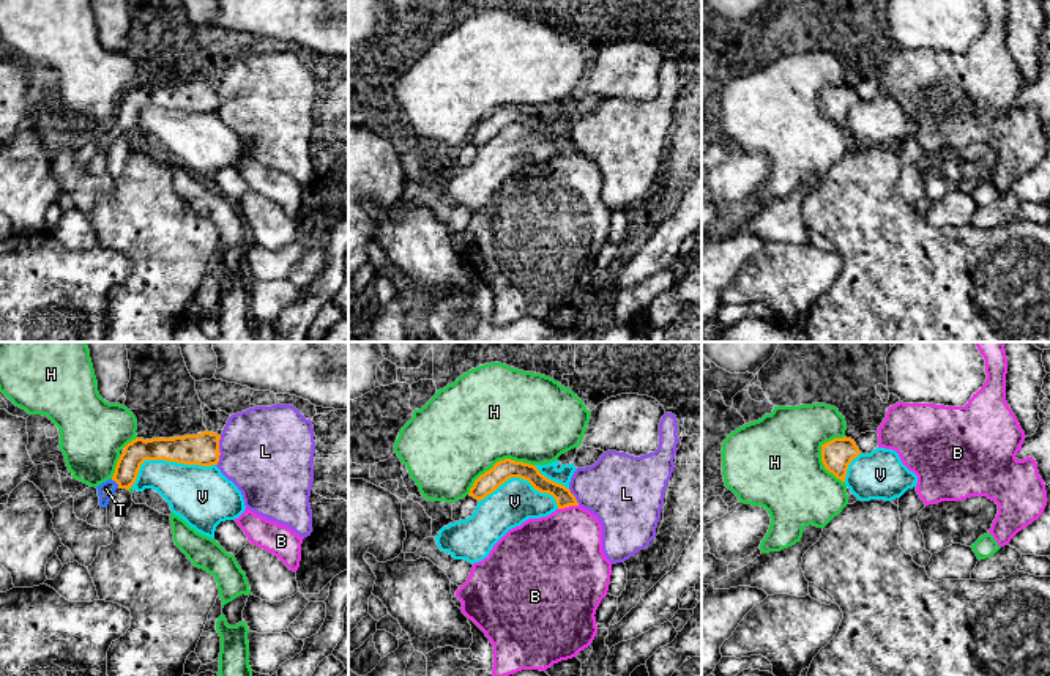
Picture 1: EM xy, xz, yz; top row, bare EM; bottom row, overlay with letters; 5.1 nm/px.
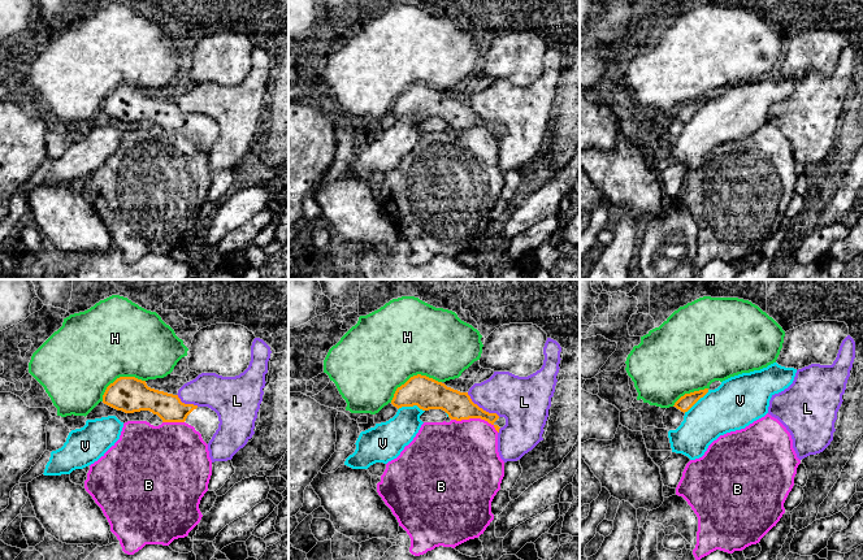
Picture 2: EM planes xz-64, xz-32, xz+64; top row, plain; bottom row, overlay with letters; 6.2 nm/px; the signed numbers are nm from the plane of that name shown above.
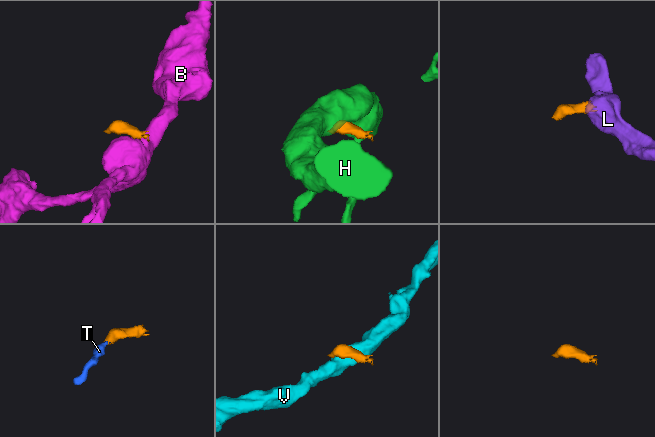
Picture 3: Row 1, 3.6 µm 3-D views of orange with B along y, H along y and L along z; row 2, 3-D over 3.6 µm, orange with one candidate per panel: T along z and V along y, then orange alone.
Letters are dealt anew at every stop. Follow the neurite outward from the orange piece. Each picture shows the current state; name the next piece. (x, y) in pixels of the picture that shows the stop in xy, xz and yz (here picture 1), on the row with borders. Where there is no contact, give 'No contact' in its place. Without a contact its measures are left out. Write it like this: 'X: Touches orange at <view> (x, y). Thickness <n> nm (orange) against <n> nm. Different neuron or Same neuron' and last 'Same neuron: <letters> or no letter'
B: Touches orange at xz (568, 506). Thickness 90 nm (orange) against 420 nm. Different neuron
H: Touches orange at xz (497, 462). Thickness 110 nm (orange) against 480 nm. Different neuron
L: Touches orange at xy (218, 451). Thickness 160 nm (orange) against 460 nm. Different neuron
T: Touches orange at xy (115, 481). Thickness 120 nm (orange) against 80 nm. Same neuron
V: Touches orange at xy (166, 460). Thickness 160 nm (orange) against 300 nm. Different neuron
Same neuron: T

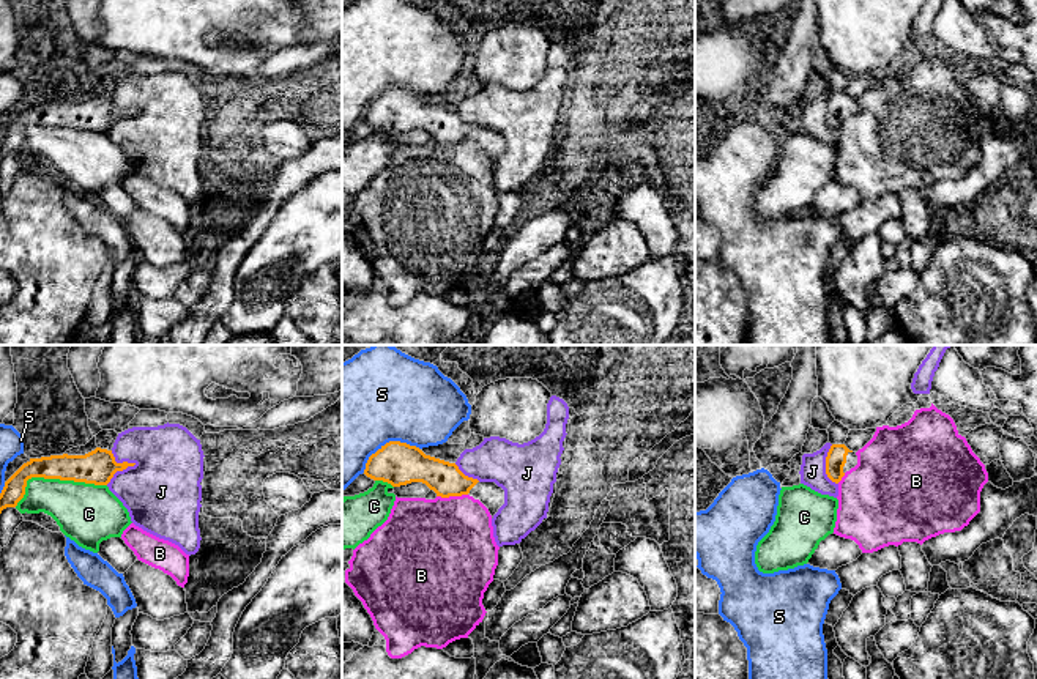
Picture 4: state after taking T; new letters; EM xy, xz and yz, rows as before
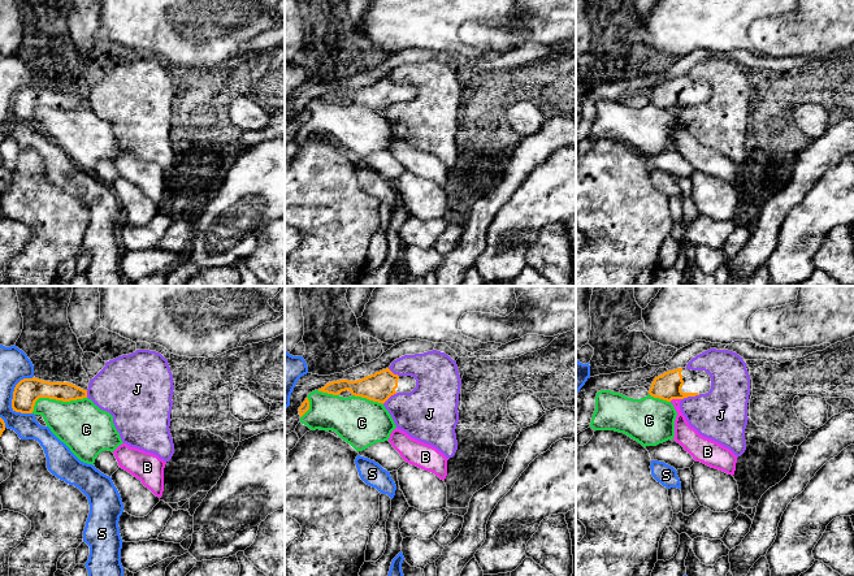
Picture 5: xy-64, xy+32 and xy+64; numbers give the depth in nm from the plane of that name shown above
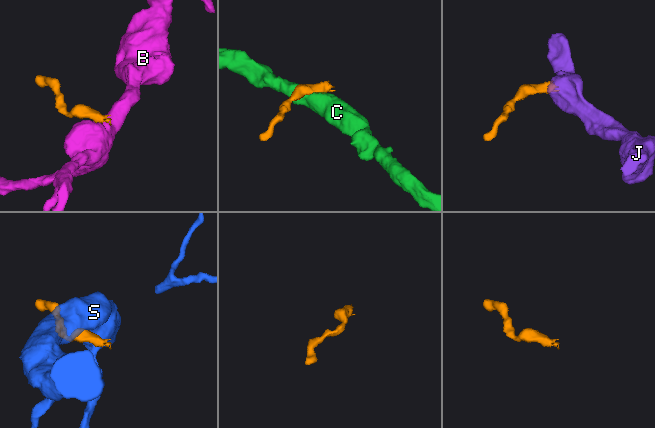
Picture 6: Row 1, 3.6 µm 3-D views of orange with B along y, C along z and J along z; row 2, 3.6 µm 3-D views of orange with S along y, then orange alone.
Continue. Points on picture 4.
B: Touches orange at xz (451, 495). Thickness 170 nm (orange) against 480 nm. Different neuron
C: Touches orange at xy (54, 478). Thickness 180 nm (orange) against 300 nm. Different neuron
J: Touches orange at xy (120, 470). Thickness 180 nm (orange) against 400 nm. Different neuron
S: Touches orange at xz (386, 443). Thickness 220 nm (orange) against 480 nm. Different neuron
Same neuron: no letter

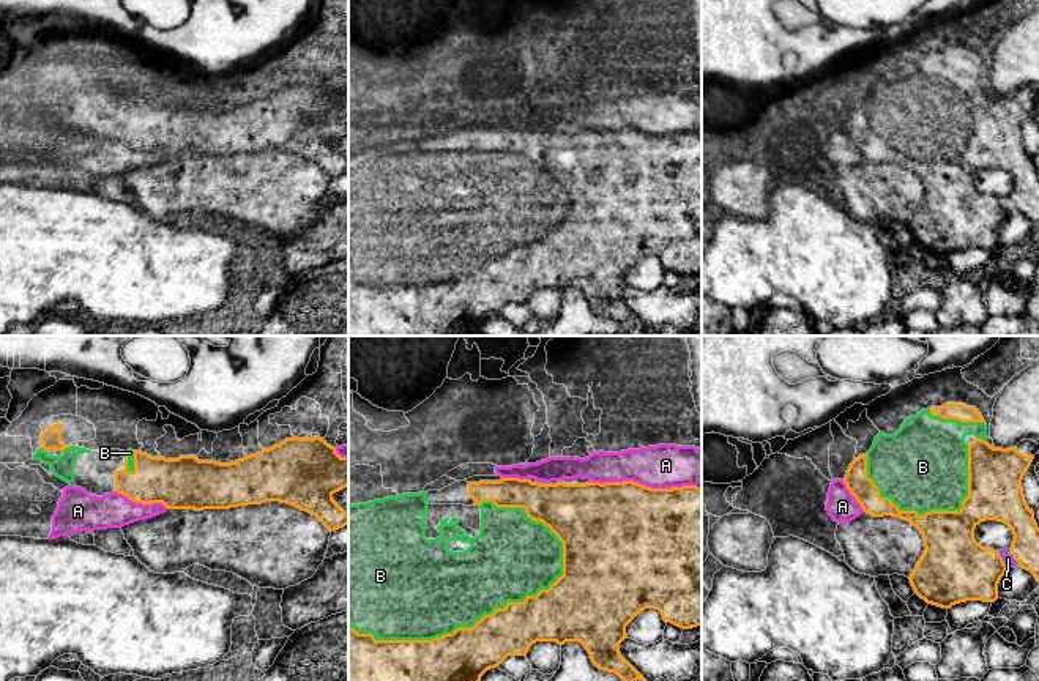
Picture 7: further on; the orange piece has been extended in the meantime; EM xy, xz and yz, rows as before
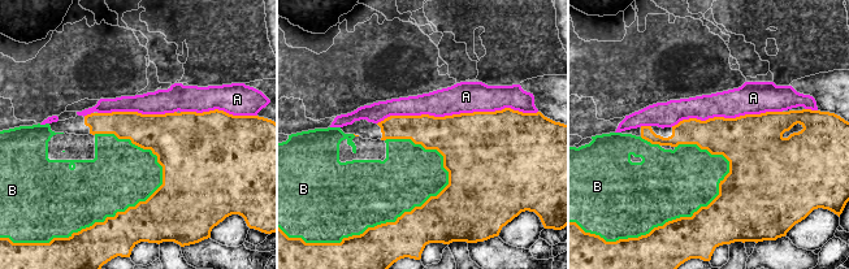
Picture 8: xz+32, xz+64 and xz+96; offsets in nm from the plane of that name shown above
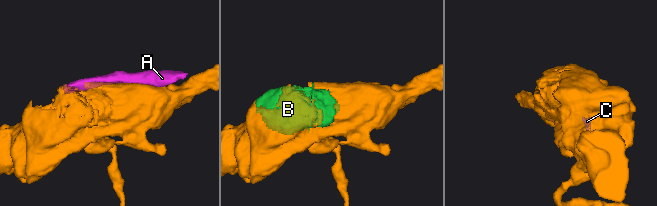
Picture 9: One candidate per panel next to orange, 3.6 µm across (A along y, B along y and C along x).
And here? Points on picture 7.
A: Touches orange at xz (644, 486). Thickness 500 nm (orange) against 220 nm. Different neuron
B: Touches orange at xz (470, 628). Thickness 260 nm (orange) against 420 nm. Same neuron
C: Touches orange at yz (1012, 555). Thickness 300 nm (orange) against 60 nm. Same neuron
Same neuron: B, C

